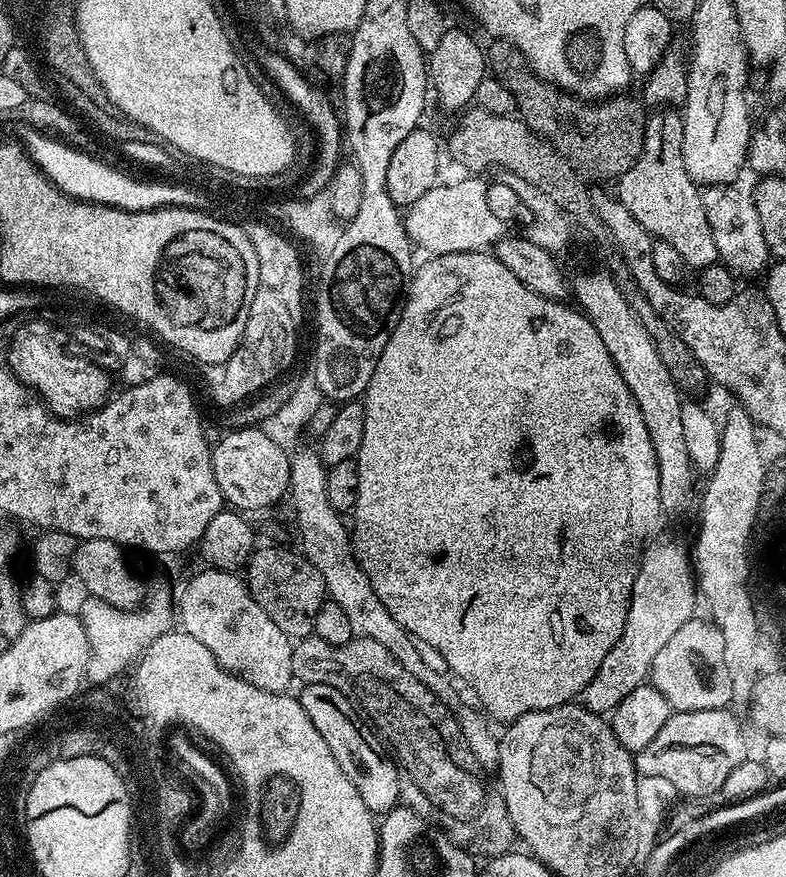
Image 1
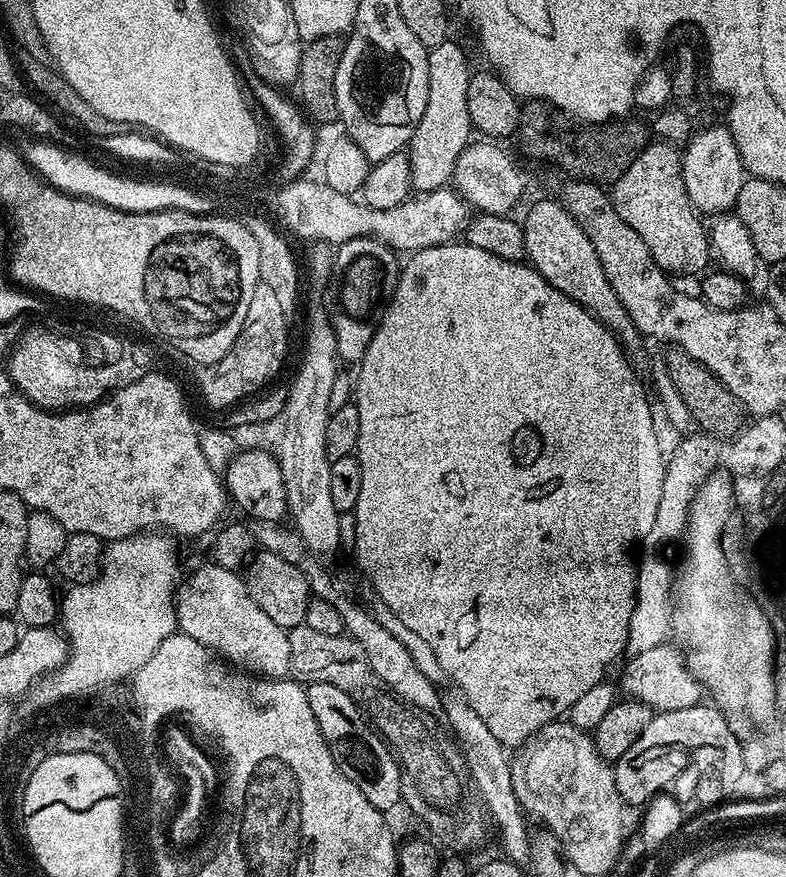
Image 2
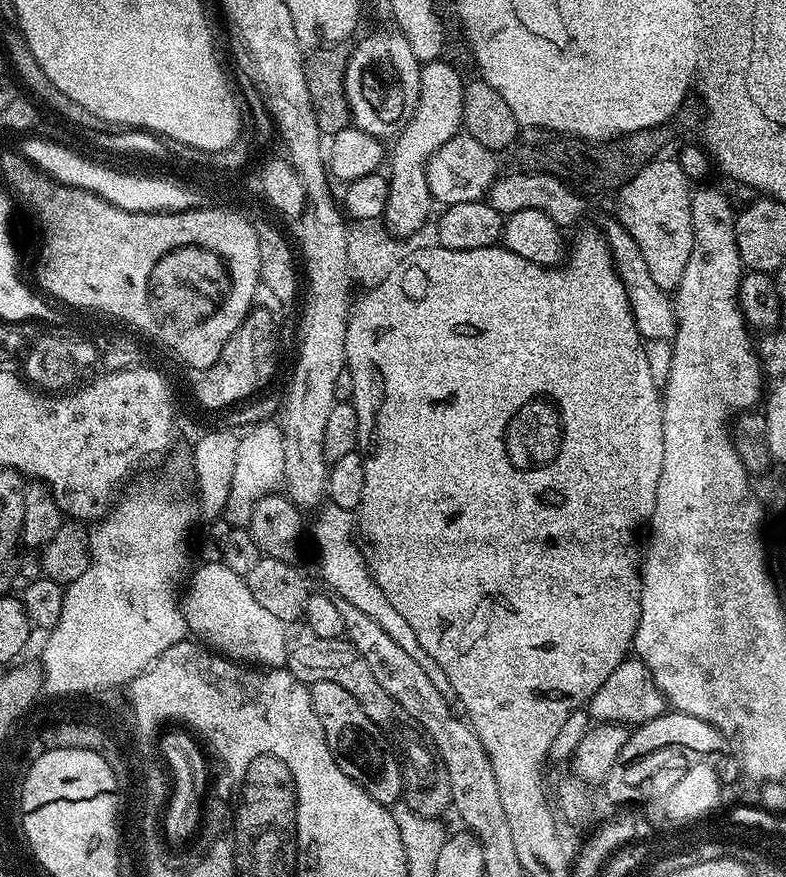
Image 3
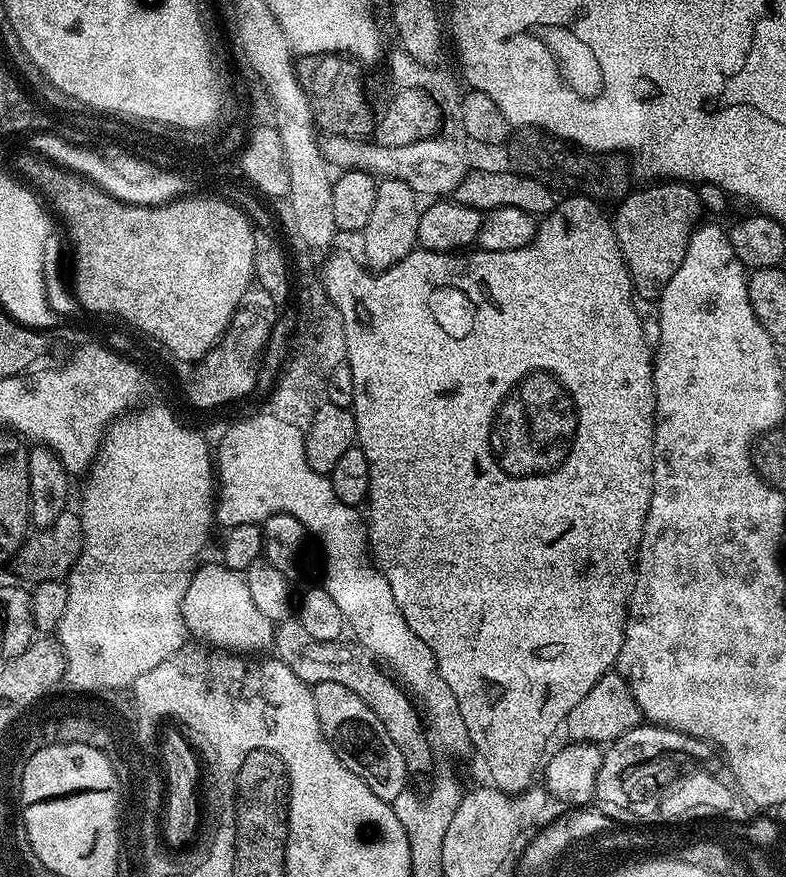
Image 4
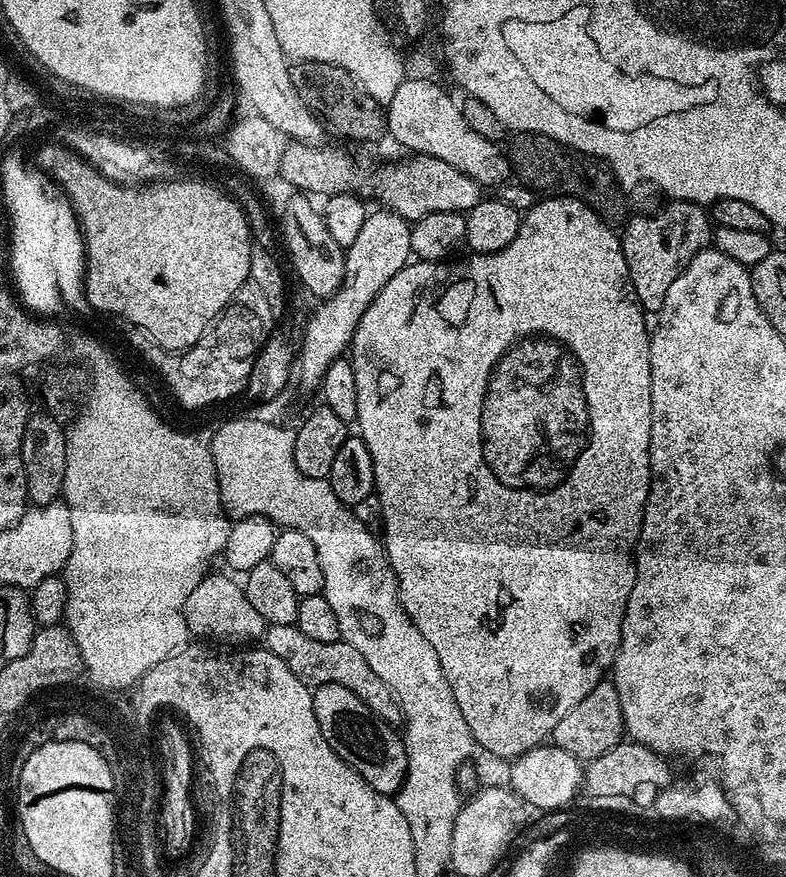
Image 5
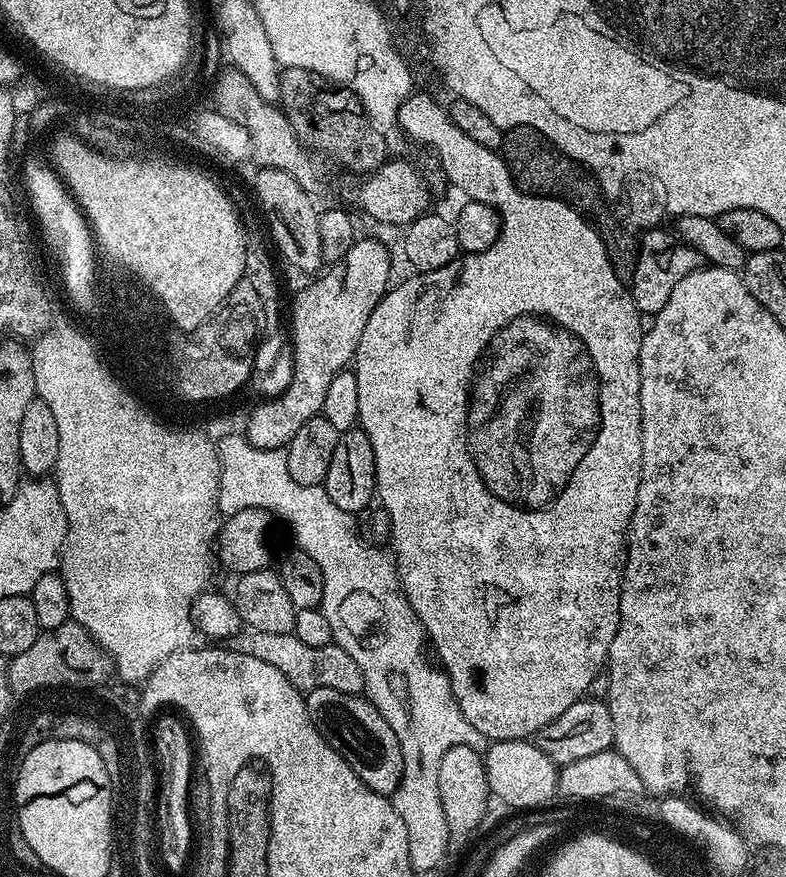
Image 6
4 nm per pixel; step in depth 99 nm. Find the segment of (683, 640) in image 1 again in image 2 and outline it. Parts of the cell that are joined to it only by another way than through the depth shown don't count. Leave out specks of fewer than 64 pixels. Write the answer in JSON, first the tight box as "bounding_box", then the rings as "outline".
{"bounding_box":[619,642,702,712],"outline":[[[665,642],[650,650],[642,650],[641,653],[633,655],[630,662],[624,668],[620,676],[619,687],[624,687],[623,695],[633,700],[640,700],[656,712],[669,712],[670,710],[686,710],[690,706],[701,703],[702,685],[696,680],[691,670],[688,669],[688,661],[685,653],[679,647],[671,648],[671,643]]]}

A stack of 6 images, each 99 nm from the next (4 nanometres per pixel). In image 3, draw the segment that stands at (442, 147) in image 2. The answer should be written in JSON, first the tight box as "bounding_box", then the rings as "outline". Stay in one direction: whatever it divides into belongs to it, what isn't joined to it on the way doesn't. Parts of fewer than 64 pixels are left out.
{"bounding_box":[382,58,465,238],"outline":[[[441,58],[425,63],[420,70],[420,97],[414,114],[404,123],[404,129],[399,136],[395,137],[392,148],[392,156],[386,160],[386,175],[388,177],[388,197],[386,198],[386,210],[382,217],[382,224],[389,233],[397,238],[411,238],[420,227],[428,220],[428,215],[434,207],[434,199],[427,185],[427,161],[440,148],[449,142],[461,131],[464,122],[464,101],[465,77],[460,77],[460,72],[452,64],[447,64],[447,59]]]}

